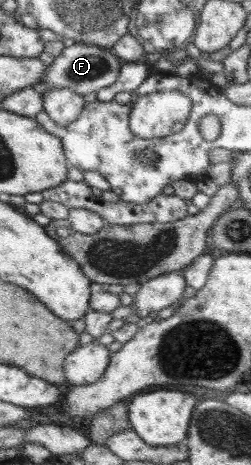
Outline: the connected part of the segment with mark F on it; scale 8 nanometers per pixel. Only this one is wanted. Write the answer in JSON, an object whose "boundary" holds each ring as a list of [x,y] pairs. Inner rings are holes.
{"boundary":[[[75,43],[69,48],[66,46],[52,64],[47,66],[43,78],[35,86],[32,86],[32,89],[43,96],[46,91],[52,89],[69,88],[77,95],[84,97],[90,92],[98,92],[98,90],[114,84],[118,78],[121,63],[121,58],[118,58],[110,50]]]}

